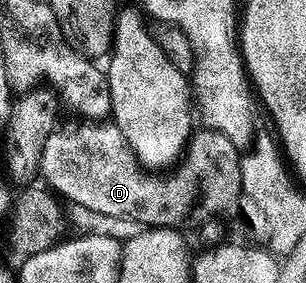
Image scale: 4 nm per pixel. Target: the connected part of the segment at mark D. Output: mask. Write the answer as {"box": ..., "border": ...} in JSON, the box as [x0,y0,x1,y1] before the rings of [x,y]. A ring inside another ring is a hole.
{"box":[39,121,241,229],"border":[[[79,121],[76,127],[64,126],[56,129],[45,141],[45,149],[39,165],[39,175],[46,186],[60,200],[76,203],[95,215],[104,215],[107,219],[132,219],[148,227],[174,227],[187,229],[187,226],[204,223],[215,216],[222,216],[231,206],[241,199],[241,158],[240,148],[225,137],[225,133],[216,133],[210,129],[196,130],[181,158],[167,170],[148,169],[139,162],[133,149],[125,141],[121,129],[114,121]]]}

